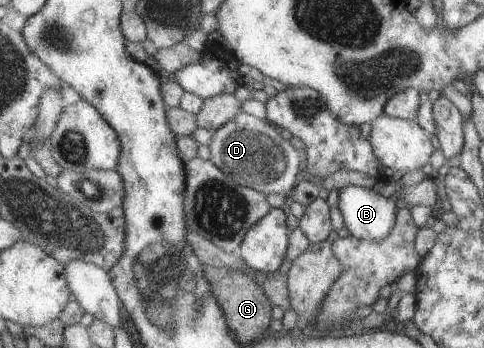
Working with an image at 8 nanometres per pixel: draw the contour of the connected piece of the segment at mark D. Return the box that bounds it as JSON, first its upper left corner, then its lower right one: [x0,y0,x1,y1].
[209,112,299,198]

